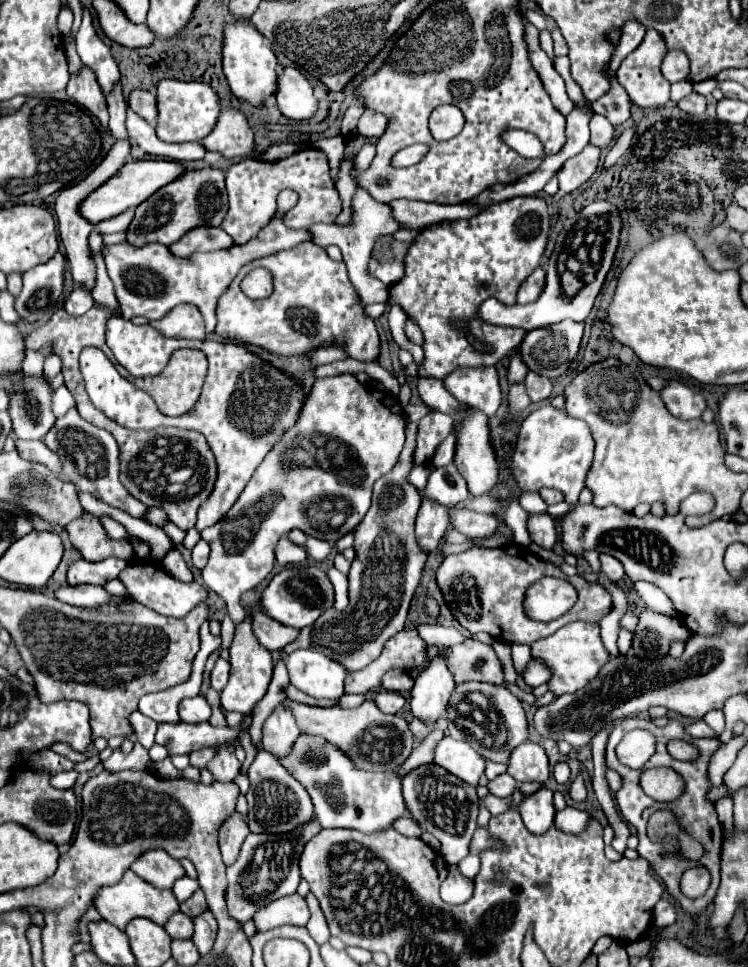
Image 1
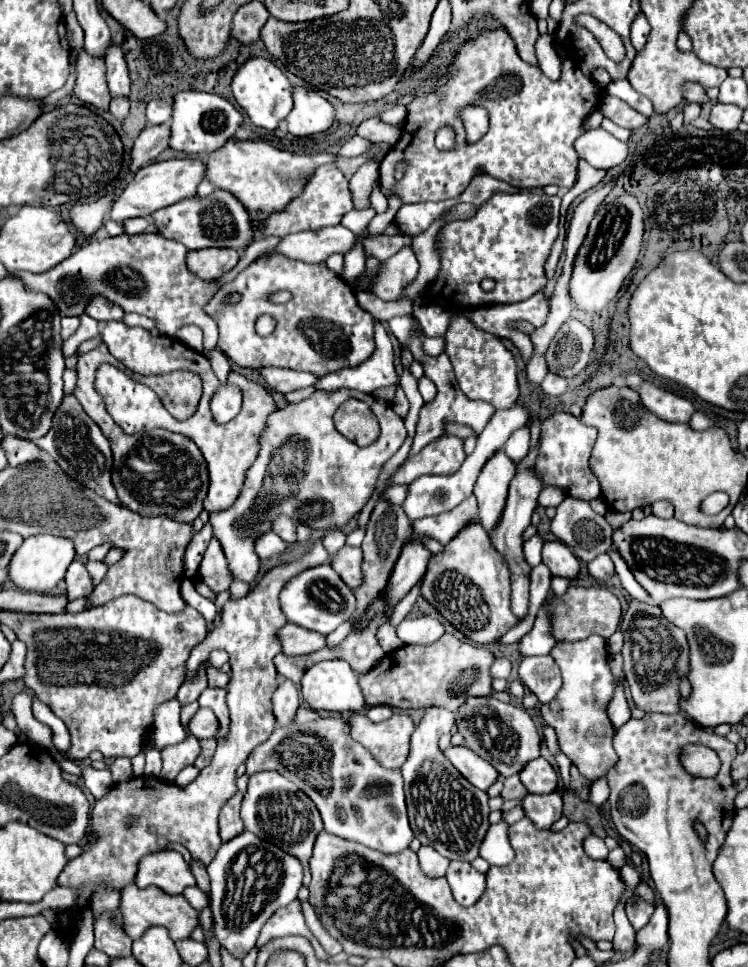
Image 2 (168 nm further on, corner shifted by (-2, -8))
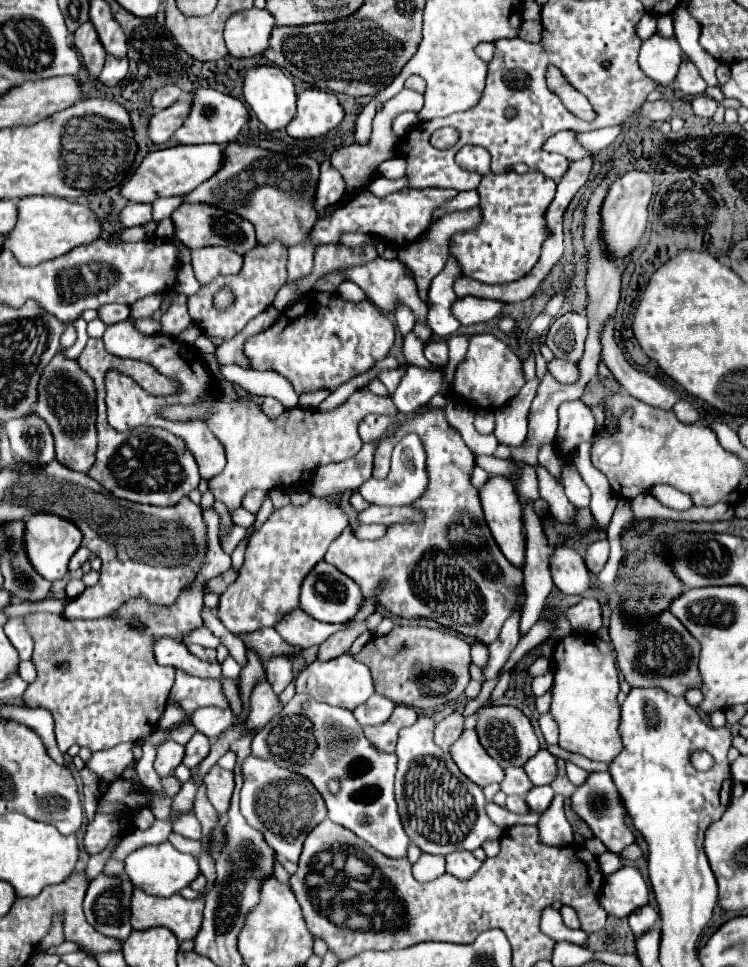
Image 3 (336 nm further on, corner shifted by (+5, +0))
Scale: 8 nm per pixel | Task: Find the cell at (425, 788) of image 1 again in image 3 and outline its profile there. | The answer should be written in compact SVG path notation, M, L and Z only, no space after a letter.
M419 716L419 720L413 726L403 728L399 732L399 742L395 750L399 758L397 774L395 774L395 800L397 800L397 810L401 816L403 828L411 838L411 842L429 854L445 856L453 850L475 850L487 840L497 840L503 834L503 830L495 826L491 818L485 814L487 800L483 796L483 790L477 784L473 784L467 776L461 774L461 770L457 768L451 756L447 756L445 752L441 752L441 748L435 746L433 728L435 728L435 722L431 718Z

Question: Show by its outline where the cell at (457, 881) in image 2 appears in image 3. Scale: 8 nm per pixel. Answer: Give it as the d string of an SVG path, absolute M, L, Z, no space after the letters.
M465 850L451 852L449 856L445 856L445 860L447 860L447 872L461 880L471 878L481 866L481 860L477 860L473 852L465 852Z

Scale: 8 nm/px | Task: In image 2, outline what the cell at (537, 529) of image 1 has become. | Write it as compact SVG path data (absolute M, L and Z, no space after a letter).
M546 540L542 548L542 562L550 568L552 574L556 576L566 576L566 578L576 578L580 572L580 562L574 556L574 552L562 544L560 540Z

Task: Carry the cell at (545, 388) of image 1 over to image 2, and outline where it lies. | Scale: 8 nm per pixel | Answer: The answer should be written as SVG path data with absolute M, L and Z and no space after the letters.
M554 374L546 376L544 382L540 384L540 388L542 388L542 392L546 396L560 396L560 394L564 394L566 386L568 386L568 382L564 378L560 378L560 376L554 376Z

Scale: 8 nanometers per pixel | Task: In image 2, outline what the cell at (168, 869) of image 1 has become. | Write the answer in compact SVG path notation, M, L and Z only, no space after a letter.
M172 850L144 856L138 864L138 874L134 882L140 888L154 884L168 894L182 894L186 886L196 884L190 872L190 866L186 868L182 854L172 852Z

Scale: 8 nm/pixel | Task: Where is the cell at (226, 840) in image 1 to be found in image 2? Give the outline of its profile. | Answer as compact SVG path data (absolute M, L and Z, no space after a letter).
M238 792L222 808L220 812L220 838L222 840L232 840L232 836L238 836L240 832L244 832L244 822L240 820L240 804L242 804L242 794Z

